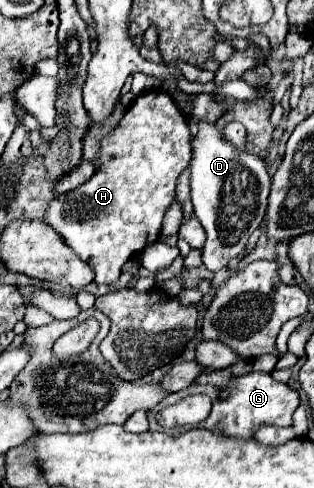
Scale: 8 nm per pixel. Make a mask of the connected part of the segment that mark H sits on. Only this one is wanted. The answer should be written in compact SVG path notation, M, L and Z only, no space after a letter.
M163 89L139 95L127 109L121 123L99 143L99 165L89 181L77 189L49 201L43 223L55 229L67 247L71 247L95 271L95 283L111 285L121 275L121 265L159 239L163 213L175 199L175 181L191 161L191 141L187 117Z

